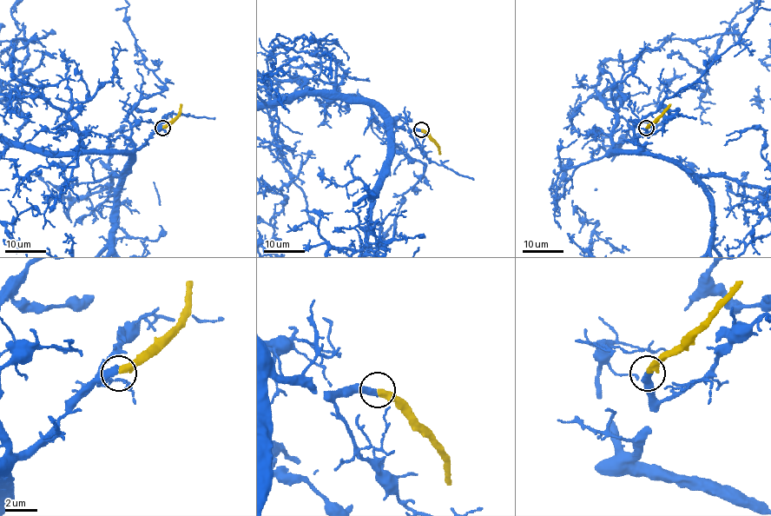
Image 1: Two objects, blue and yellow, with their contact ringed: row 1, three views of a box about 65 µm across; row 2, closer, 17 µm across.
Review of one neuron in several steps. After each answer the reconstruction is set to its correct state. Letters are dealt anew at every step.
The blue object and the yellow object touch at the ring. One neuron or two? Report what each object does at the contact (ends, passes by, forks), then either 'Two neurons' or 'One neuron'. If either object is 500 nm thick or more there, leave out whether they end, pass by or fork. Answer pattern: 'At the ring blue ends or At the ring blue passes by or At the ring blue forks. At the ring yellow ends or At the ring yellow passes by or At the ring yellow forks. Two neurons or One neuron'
At the ring blue ends. At the ring yellow ends. One neuron

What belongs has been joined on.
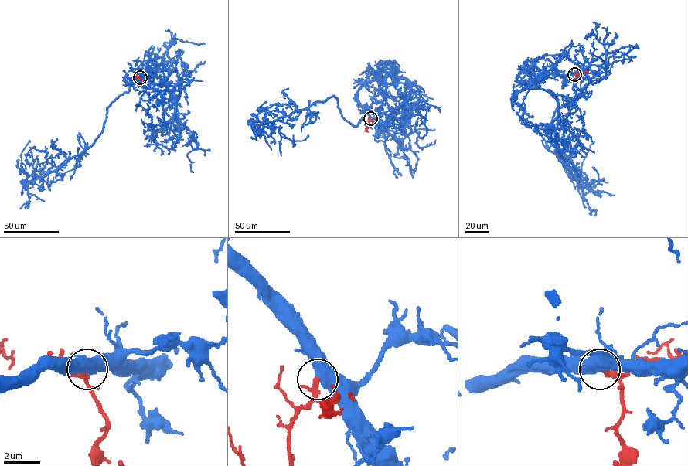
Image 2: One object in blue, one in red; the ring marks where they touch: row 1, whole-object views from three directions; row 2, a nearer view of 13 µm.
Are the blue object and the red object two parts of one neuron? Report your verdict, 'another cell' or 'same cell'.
same cell

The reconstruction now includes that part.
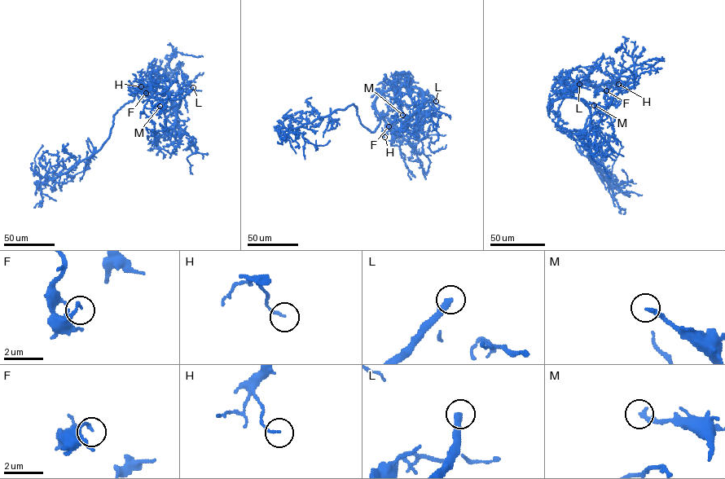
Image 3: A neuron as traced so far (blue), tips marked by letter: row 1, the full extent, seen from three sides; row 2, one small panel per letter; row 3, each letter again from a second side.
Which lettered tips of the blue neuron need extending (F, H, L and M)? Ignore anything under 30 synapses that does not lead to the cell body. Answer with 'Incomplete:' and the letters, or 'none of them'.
Incomplete: M

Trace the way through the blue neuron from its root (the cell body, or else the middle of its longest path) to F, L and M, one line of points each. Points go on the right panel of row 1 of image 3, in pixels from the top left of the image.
F: (604, 90), (595, 86), (605, 85), (606, 90)
L: (604, 90), (586, 84), (577, 84), (563, 97), (571, 96), (579, 84)
M: (604, 90), (586, 84), (577, 84), (563, 97), (577, 98), (603, 106), (604, 109), (597, 109), (594, 105)

